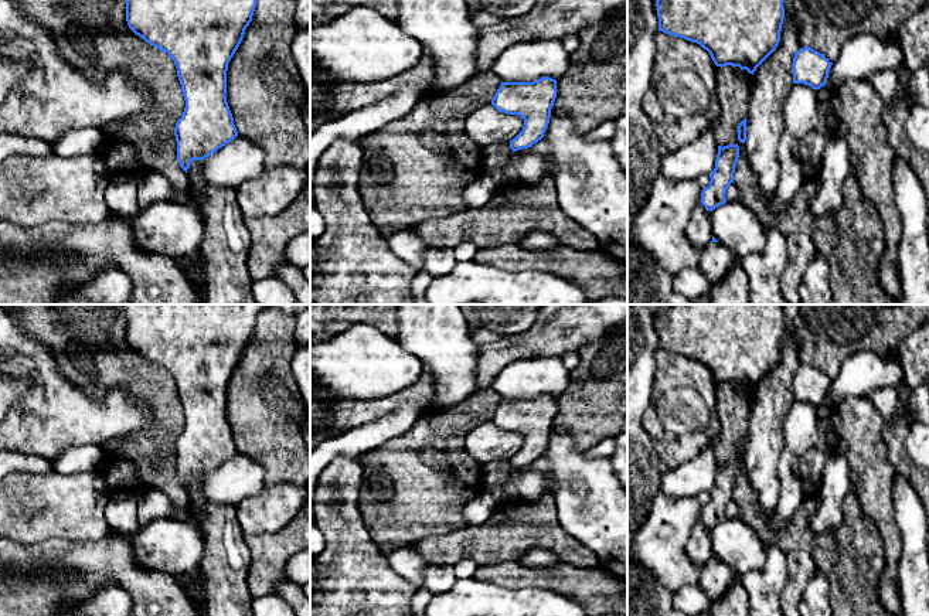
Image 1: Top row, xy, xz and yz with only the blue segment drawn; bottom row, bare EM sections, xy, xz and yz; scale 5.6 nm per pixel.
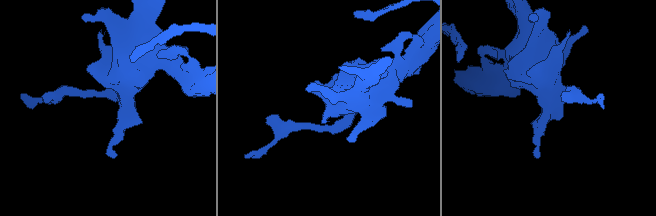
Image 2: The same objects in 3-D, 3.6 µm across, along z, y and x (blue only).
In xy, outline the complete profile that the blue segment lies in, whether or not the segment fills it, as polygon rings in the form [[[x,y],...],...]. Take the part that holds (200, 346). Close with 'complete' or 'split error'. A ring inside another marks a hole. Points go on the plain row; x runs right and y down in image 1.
[[[122,304],[129,346],[174,378],[186,425],[176,440],[177,477],[187,490],[193,477],[204,477],[238,453],[227,419],[227,388],[245,347],[252,338],[256,317],[272,304]]] | complete

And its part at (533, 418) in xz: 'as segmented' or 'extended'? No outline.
as segmented

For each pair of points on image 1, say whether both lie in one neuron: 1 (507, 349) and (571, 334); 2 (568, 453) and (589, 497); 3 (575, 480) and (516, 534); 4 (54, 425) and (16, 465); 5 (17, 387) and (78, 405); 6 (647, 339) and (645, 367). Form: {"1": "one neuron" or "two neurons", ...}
{"1": "one neuron", "2": "one neuron", "3": "two neurons", "4": "two neurons", "5": "one neuron", "6": "one neuron"}

